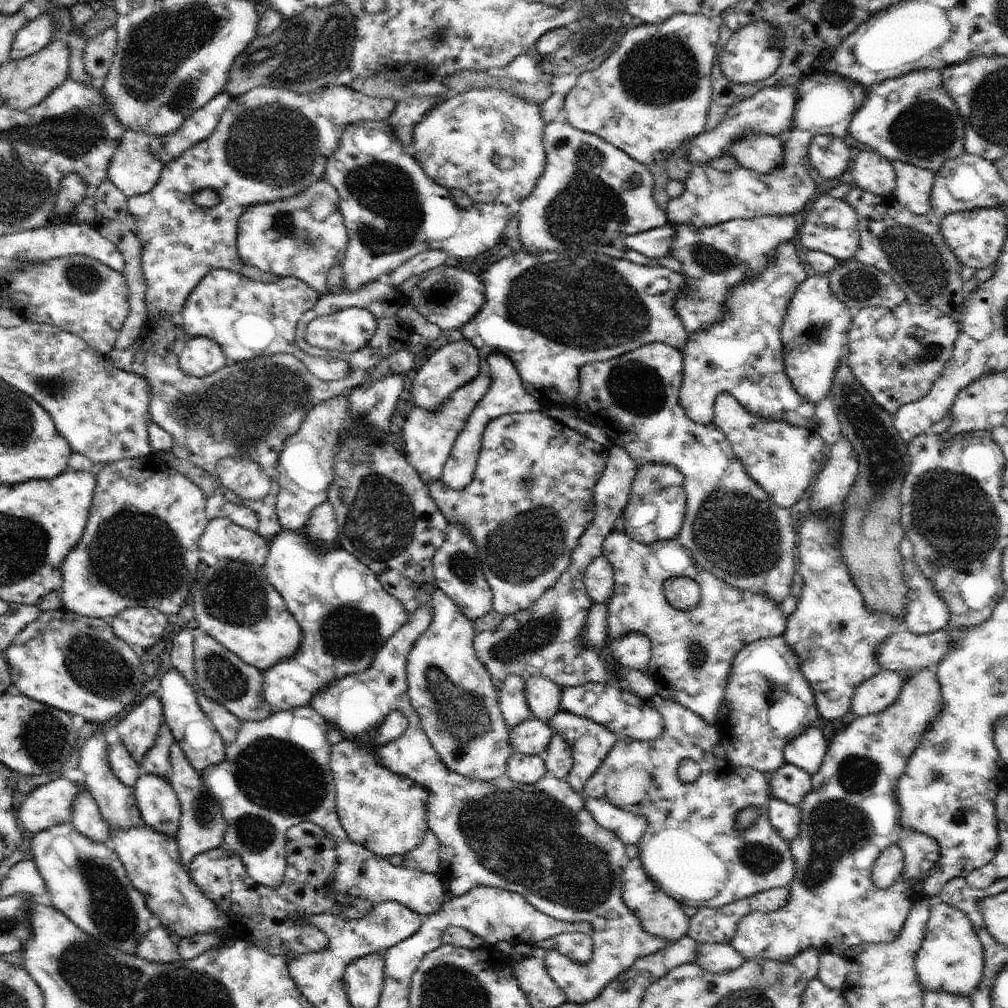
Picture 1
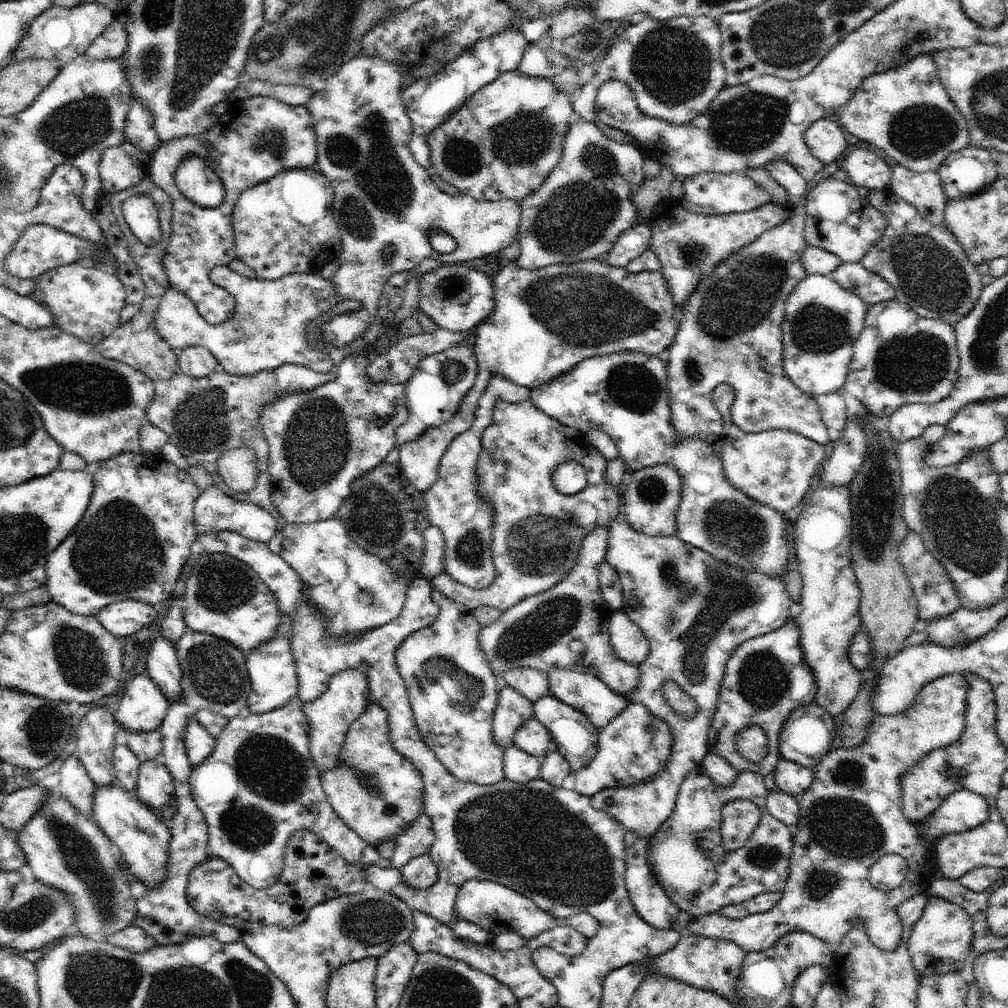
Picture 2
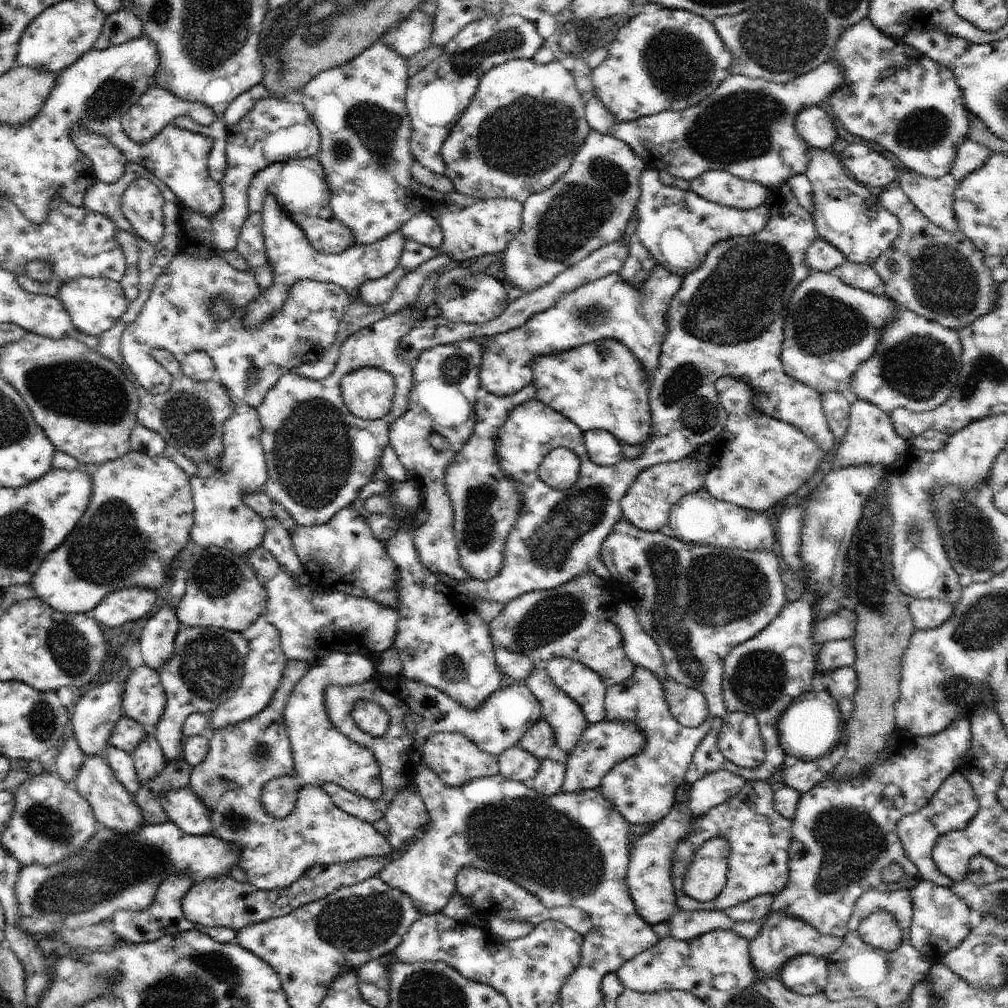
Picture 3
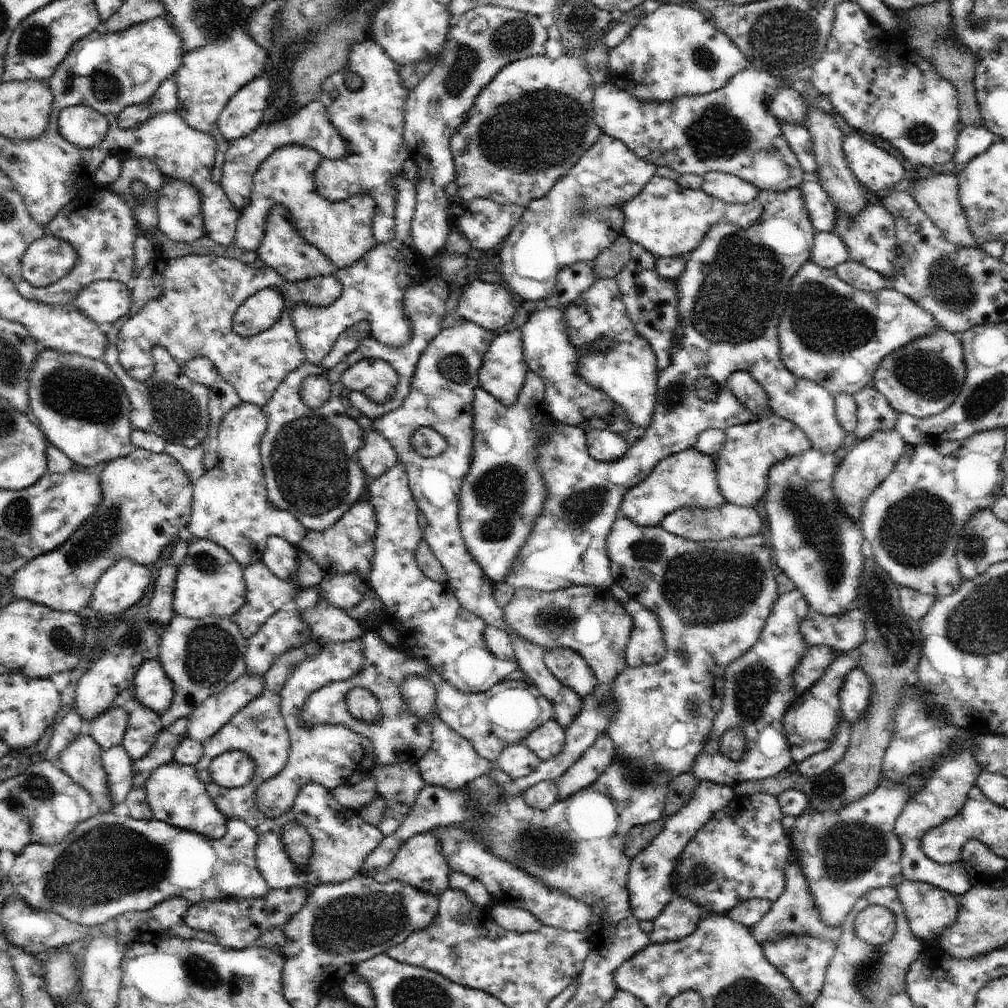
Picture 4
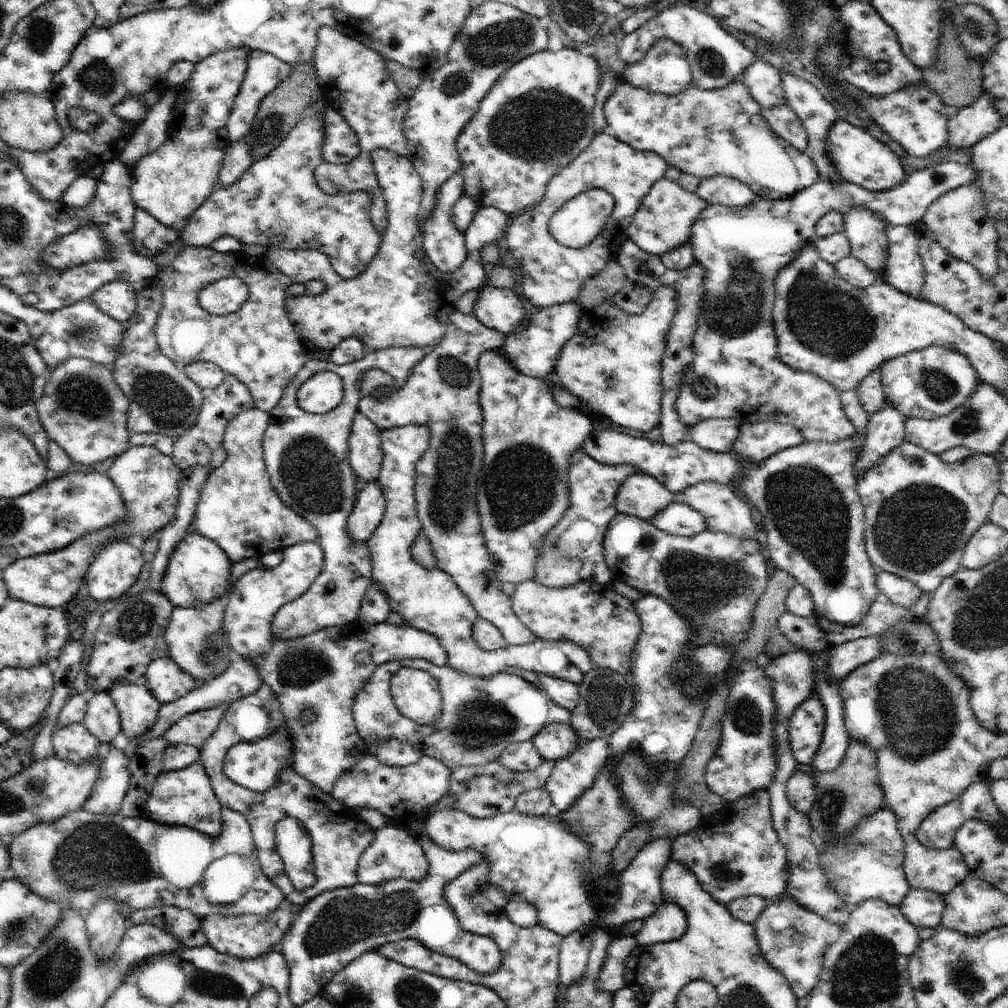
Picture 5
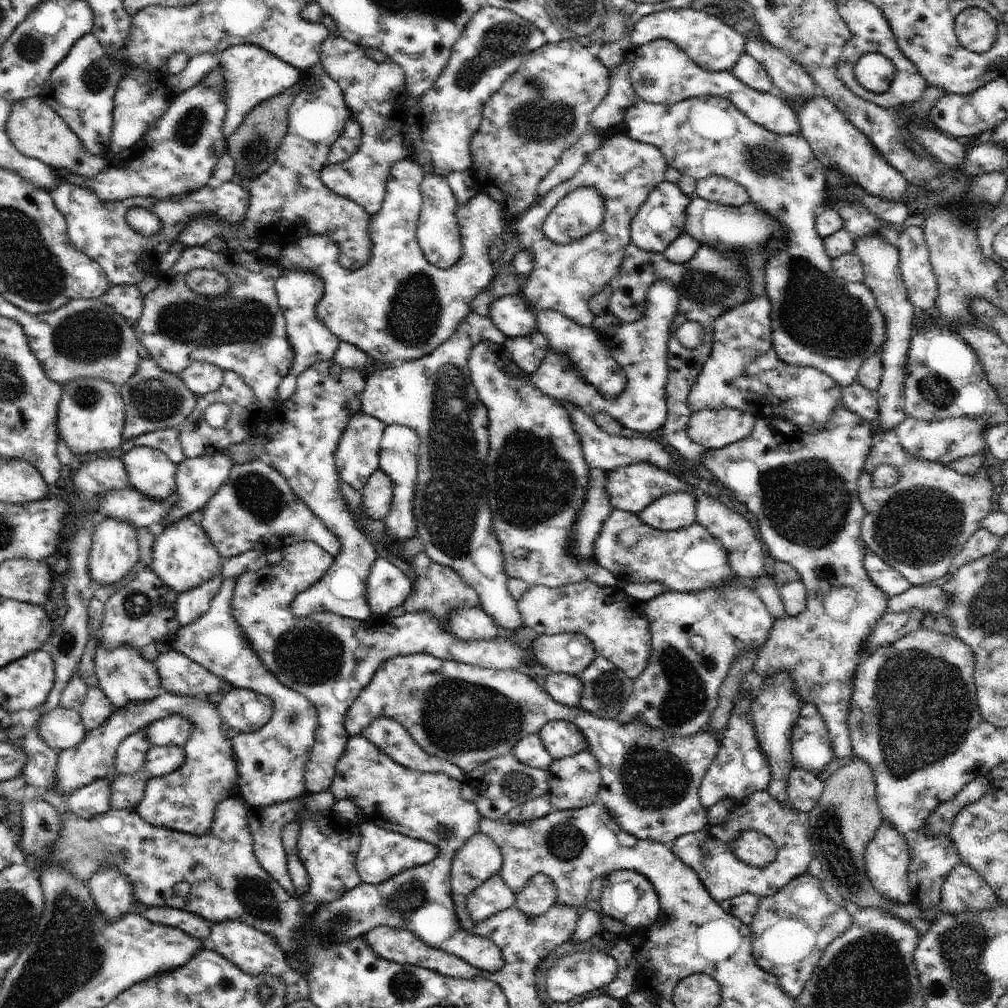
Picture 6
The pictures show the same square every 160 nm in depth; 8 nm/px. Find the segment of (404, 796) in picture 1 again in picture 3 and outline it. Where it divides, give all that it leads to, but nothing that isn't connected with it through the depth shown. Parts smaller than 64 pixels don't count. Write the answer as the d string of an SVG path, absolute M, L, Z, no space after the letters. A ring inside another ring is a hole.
M369 668L372 676L368 682L359 685L328 687L325 692L325 705L334 726L352 742L372 751L380 767L384 794L375 801L351 796L349 790L336 783L324 783L321 787L330 800L346 814L359 818L362 822L374 824L385 818L395 798L412 786L421 763L424 741L436 733L462 733L471 738L484 752L498 756L508 747L513 747L522 735L541 717L541 706L526 684L498 687L483 702L479 709L464 709L460 703L446 693L424 683L407 681L403 673L387 680ZM358 701L379 704L390 716L388 732L374 736L364 732L353 719L352 710Z

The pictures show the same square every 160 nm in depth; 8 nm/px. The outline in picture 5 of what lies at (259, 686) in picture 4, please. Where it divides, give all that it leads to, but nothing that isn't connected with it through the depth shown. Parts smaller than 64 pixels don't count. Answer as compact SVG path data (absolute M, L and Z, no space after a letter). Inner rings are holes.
M218 704L216 708L192 712L176 724L172 724L162 738L168 740L169 745L186 744L200 751L204 742L214 734L216 726L224 718L228 706L229 704Z

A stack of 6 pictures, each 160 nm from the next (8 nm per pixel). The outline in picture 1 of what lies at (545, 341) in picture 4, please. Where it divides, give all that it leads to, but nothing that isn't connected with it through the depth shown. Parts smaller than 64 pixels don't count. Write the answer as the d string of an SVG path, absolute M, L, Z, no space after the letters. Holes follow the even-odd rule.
M651 342L609 361L586 363L579 372L580 394L574 403L561 405L572 409L582 420L599 426L612 444L625 447L637 466L648 462L674 465L684 475L687 507L683 527L676 542L689 548L700 568L711 572L729 585L743 591L764 595L781 606L792 595L794 555L798 534L792 524L792 514L786 507L770 500L768 493L748 474L744 463L734 454L731 442L714 424L695 423L685 413L680 402L683 383L684 353L681 349Z

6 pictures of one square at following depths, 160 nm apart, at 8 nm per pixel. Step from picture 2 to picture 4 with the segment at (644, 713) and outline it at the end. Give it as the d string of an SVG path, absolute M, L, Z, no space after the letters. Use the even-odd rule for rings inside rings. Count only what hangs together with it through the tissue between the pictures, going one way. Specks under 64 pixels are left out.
M604 732L596 737L584 754L557 780L559 800L568 798L579 790L596 782L615 760L615 746L609 734Z

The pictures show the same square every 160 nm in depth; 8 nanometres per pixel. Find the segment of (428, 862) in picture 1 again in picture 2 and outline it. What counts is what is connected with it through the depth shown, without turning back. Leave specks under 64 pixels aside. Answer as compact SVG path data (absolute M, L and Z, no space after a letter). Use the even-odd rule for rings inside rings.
M426 813L421 814L413 826L397 838L392 867L399 869L416 856L429 855L434 839L435 832L430 817Z

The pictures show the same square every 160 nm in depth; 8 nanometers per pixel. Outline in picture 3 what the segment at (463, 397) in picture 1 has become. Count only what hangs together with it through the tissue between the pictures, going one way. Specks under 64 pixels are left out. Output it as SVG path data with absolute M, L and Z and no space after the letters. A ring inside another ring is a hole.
M656 263L649 272L648 278L639 287L626 282L618 272L568 291L545 311L533 314L522 326L487 338L486 344L481 346L483 350L479 372L481 393L506 396L514 394L532 382L532 365L536 358L559 355L582 345L606 339L614 339L626 345L645 366L650 378L650 374L653 374L659 365L661 348L668 334L667 310L682 281L681 276L669 273L663 266Z

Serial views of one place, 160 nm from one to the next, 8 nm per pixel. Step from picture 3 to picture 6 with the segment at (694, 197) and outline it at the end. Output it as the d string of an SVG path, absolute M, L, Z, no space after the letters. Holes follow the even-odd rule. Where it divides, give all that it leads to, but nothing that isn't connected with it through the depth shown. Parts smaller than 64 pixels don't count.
M662 181L648 195L631 222L632 244L649 253L663 253L685 232L687 208L690 203L690 196L682 193L676 183ZM580 187L549 212L542 231L554 243L571 245L601 226L605 213L605 200L600 191L594 187Z

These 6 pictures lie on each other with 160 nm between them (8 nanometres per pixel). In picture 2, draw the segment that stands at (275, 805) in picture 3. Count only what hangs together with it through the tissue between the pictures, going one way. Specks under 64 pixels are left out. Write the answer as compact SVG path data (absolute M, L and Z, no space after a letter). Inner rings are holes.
M348 669L325 679L325 686L319 691L318 697L304 705L304 712L310 724L310 752L314 764L322 774L338 765L337 758L343 749L346 733L352 722L365 711L367 698L367 678L358 669Z

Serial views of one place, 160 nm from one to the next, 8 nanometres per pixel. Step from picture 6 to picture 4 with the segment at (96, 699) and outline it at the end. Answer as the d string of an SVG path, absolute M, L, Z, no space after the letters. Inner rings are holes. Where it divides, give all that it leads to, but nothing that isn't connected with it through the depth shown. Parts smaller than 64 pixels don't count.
M118 707L90 722L83 730L105 750L122 744L128 721L129 713Z

